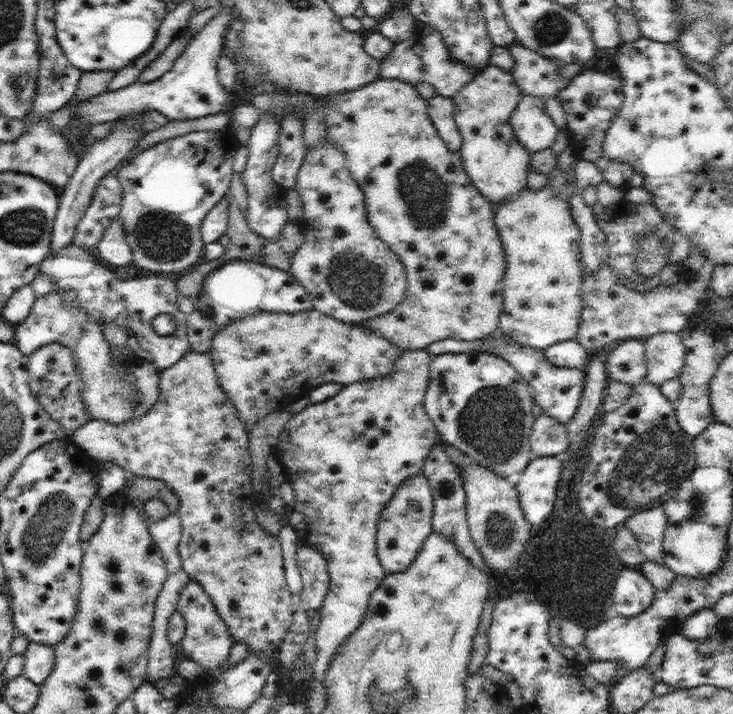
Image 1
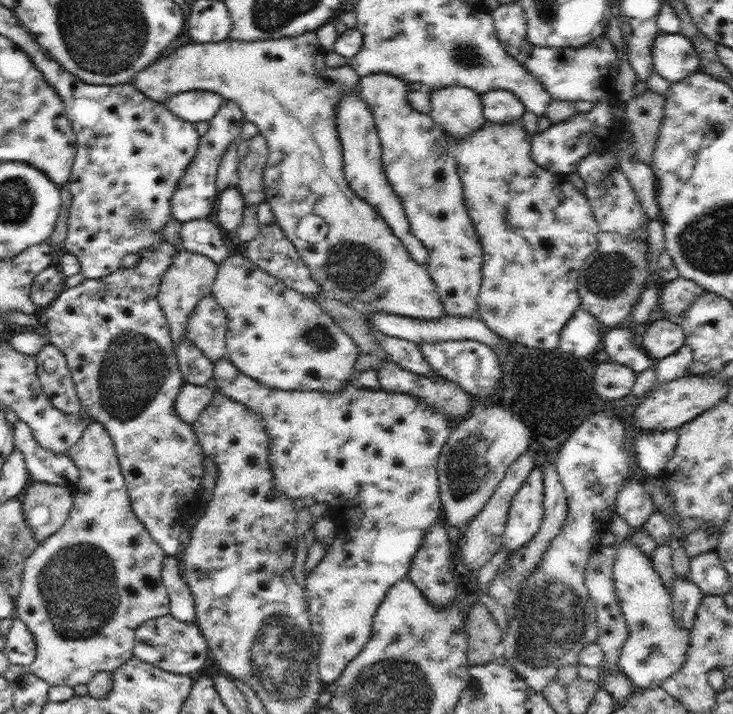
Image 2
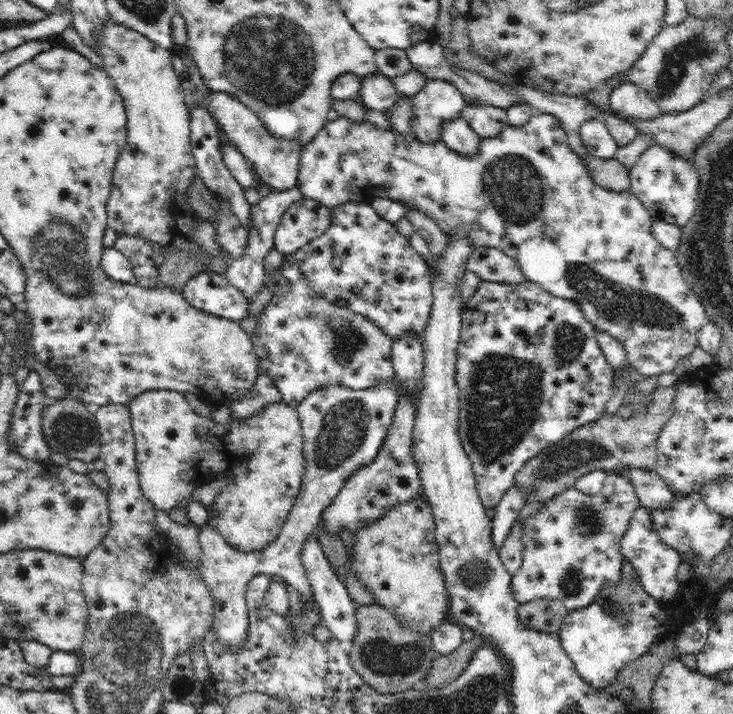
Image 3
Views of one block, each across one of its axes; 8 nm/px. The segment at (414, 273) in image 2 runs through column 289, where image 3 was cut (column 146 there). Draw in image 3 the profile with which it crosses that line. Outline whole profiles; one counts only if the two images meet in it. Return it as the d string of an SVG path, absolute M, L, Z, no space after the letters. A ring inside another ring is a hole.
M109 18L109 22L102 27L96 53L102 56L103 68L122 97L127 116L127 143L115 162L111 193L105 204L108 226L114 229L117 235L138 235L158 243L164 247L164 252L180 247L182 251L197 254L196 257L201 261L204 251L193 239L193 230L201 218L193 215L190 205L186 203L188 186L198 178L189 139L190 113L181 89L181 78L172 69L174 66L171 51L164 50L132 28L116 25Z

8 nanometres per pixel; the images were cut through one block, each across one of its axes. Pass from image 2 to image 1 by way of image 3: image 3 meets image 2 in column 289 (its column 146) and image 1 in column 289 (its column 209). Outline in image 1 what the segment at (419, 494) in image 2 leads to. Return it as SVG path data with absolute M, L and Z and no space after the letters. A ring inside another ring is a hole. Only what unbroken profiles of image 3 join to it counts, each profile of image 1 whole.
M427 349L403 351L400 354L400 358L396 360L396 370L394 370L392 376L384 376L384 378L376 378L376 380L370 381L352 382L352 384L343 385L338 394L335 394L332 398L318 403L310 403L300 412L291 416L288 423L284 426L284 430L280 432L278 443L273 446L272 456L283 465L283 470L287 475L286 481L289 481L295 491L296 502L294 502L294 506L289 508L287 523L296 530L302 544L317 549L322 553L327 563L328 574L330 575L326 598L318 610L320 625L315 632L318 655L316 656L316 663L312 668L311 674L317 681L324 682L327 670L330 668L330 660L334 658L334 654L338 652L342 642L360 626L360 622L362 622L362 618L364 618L364 614L368 610L370 596L372 596L374 590L380 586L382 580L387 575L376 552L376 530L378 530L378 520L382 510L388 506L390 500L395 496L395 491L406 478L412 478L416 474L423 474L426 458L429 458L433 446L438 442L437 428L434 422L430 420L424 408L425 394L430 384L429 366L431 357L432 355Z

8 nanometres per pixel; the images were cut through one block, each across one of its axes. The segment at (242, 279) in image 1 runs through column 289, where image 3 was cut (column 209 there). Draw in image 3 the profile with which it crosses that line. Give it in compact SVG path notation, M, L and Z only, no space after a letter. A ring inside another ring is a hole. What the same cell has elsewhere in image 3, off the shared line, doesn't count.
M201 270L189 278L182 290L184 300L198 310L241 322L250 312L250 303L225 275Z

